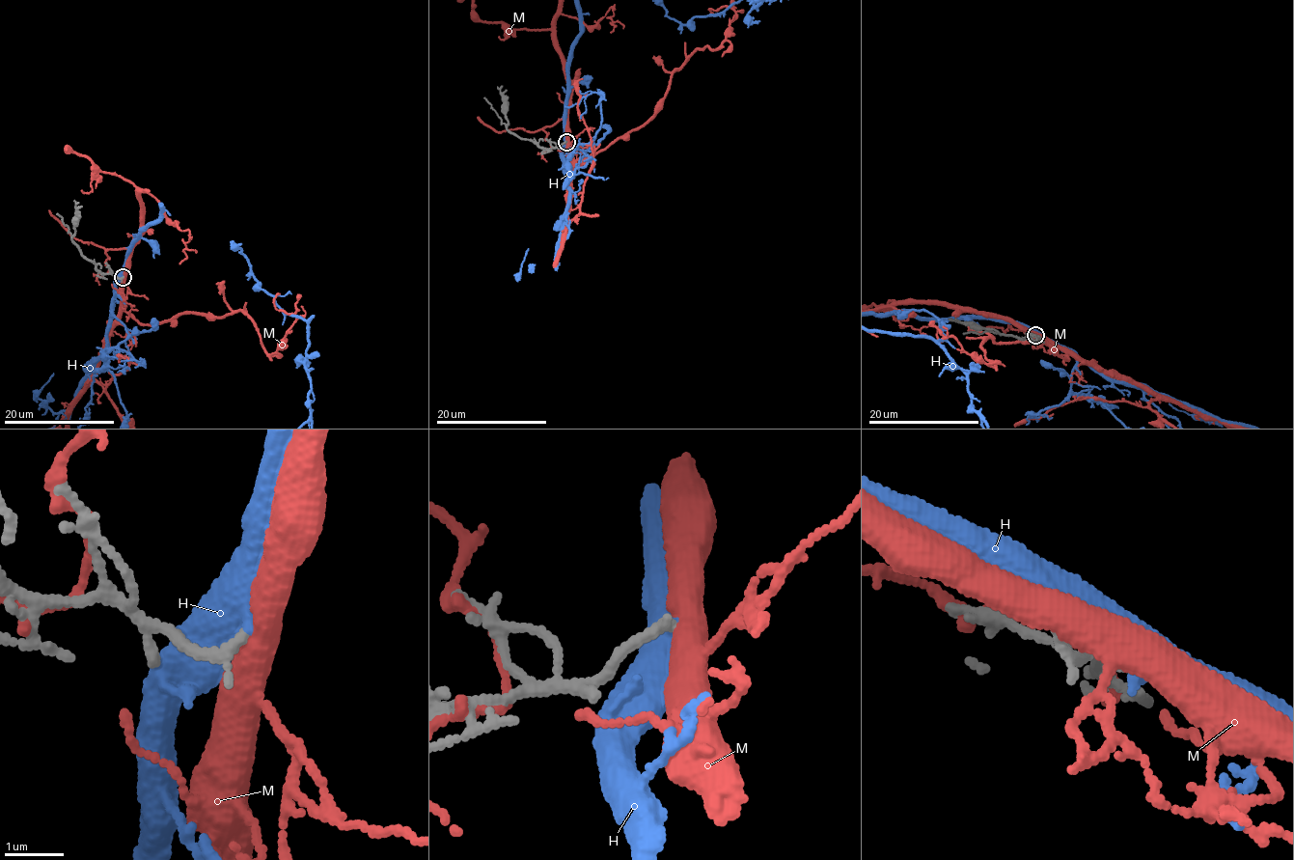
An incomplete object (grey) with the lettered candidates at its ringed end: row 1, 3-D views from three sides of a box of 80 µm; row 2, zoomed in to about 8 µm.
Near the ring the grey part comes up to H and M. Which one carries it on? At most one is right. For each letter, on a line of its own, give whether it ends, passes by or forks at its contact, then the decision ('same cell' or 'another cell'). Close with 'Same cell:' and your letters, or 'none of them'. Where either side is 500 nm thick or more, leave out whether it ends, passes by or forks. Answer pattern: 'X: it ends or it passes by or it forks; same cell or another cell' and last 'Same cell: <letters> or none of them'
H: it ends; same cell
M: it forks; another cell
Same cell: H

